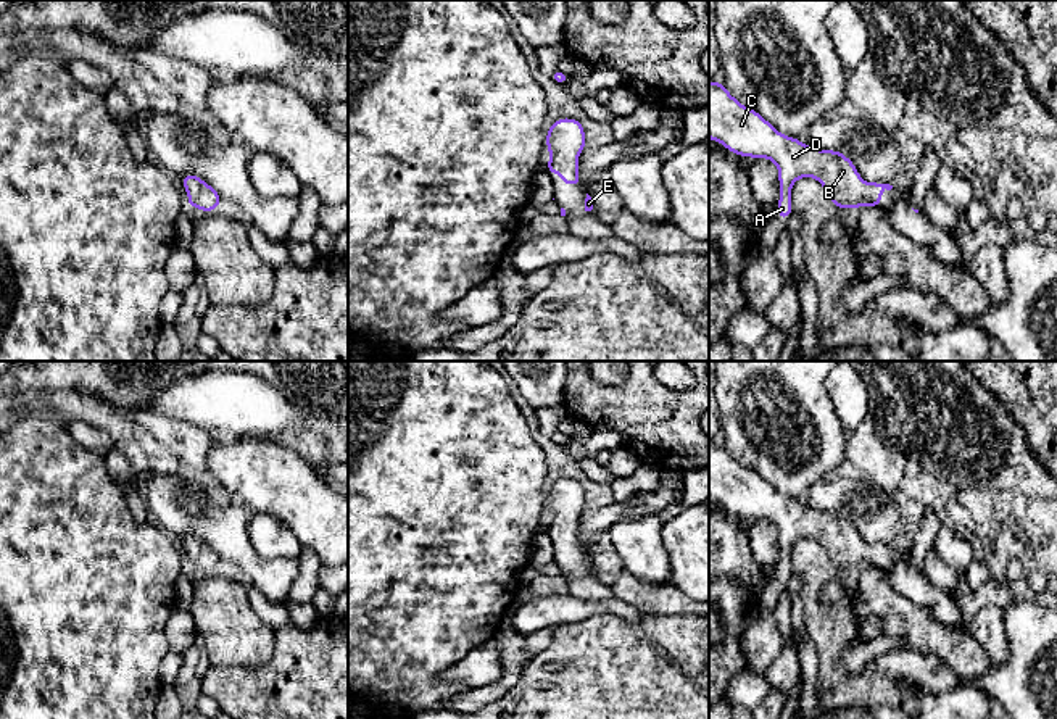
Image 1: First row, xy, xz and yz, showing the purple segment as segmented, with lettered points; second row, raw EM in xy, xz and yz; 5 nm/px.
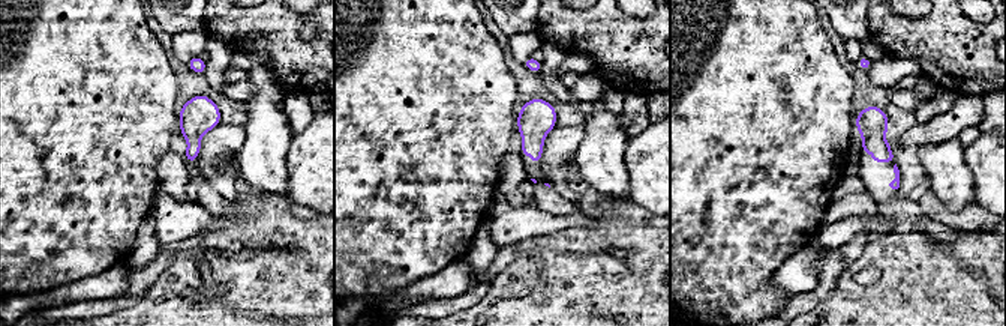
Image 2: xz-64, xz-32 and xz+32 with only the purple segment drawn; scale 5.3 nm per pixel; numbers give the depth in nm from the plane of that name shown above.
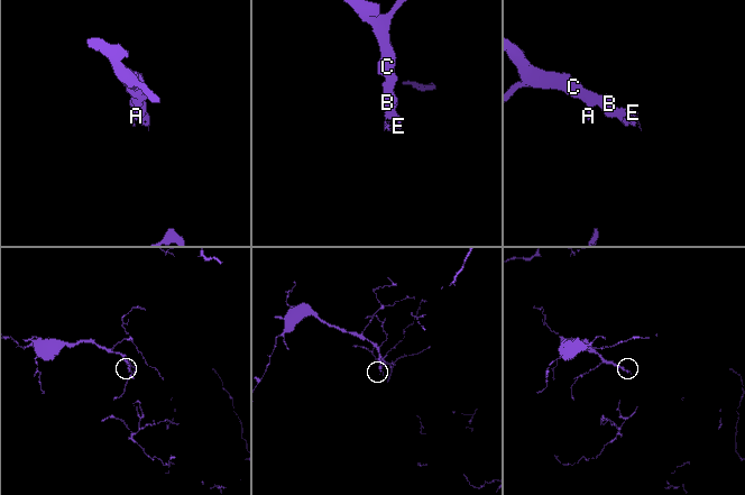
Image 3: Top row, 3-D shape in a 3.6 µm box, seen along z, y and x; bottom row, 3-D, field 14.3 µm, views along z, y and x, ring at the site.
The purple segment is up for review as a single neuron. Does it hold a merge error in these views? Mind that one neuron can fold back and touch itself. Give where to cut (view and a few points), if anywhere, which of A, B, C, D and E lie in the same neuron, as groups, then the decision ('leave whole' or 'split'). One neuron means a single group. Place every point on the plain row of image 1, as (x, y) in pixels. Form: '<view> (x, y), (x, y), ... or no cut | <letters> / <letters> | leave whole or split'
no cut | A B C D E | leave whole

